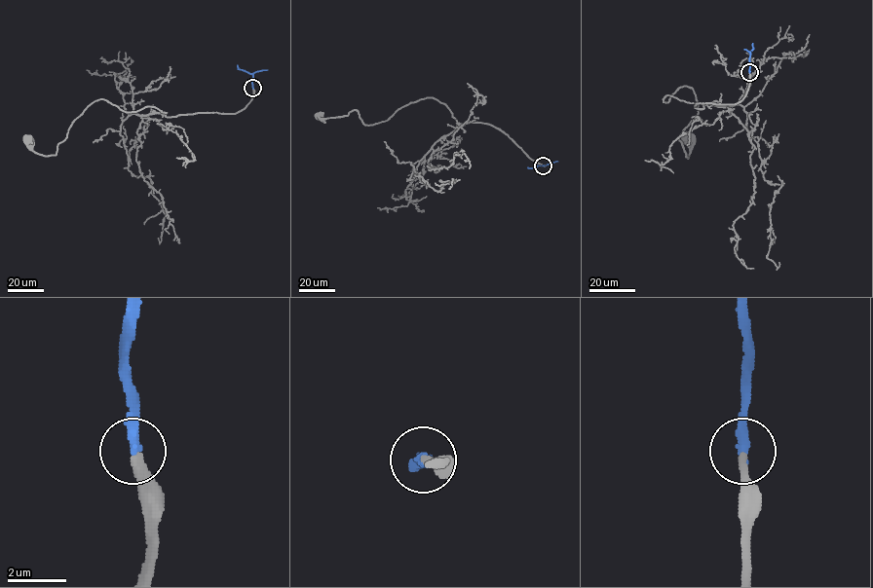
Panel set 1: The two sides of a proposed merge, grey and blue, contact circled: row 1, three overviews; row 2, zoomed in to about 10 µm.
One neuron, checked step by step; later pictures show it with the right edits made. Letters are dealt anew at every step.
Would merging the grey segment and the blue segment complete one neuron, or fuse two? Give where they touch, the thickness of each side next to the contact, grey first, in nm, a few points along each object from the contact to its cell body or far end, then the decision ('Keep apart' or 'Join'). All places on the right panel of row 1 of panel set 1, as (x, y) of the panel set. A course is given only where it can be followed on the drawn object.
Place: (749, 72). Thickness 320 nm (grey) against 340 nm. Course of grey: (749, 72), (734, 104), (666, 95), (693, 90), (698, 113), (679, 137), (688, 158), (686, 135). Course of blue: (749, 72), (753, 43). Join

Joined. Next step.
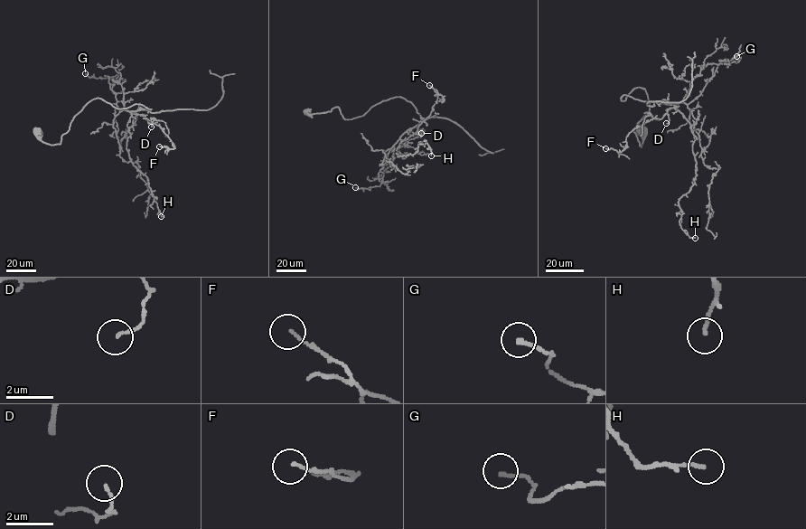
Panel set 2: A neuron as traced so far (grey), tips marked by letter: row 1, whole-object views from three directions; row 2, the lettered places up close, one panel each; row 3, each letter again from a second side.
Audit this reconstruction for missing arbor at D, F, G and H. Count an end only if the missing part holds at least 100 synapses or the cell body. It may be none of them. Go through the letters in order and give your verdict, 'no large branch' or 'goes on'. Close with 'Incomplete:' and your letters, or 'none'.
D: no large branch
F: no large branch
G: no large branch
H: no large branch
Incomplete: none

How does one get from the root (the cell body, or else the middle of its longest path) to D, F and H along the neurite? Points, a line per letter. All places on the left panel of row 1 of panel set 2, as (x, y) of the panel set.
D: (37, 130), (42, 141), (60, 144), (97, 98), (151, 109), (130, 111), (151, 127)
F: (37, 130), (60, 144), (100, 98), (151, 109), (130, 111), (174, 146), (159, 146)
H: (37, 130), (42, 141), (60, 144), (97, 98), (151, 109), (130, 111), (126, 149), (161, 216)

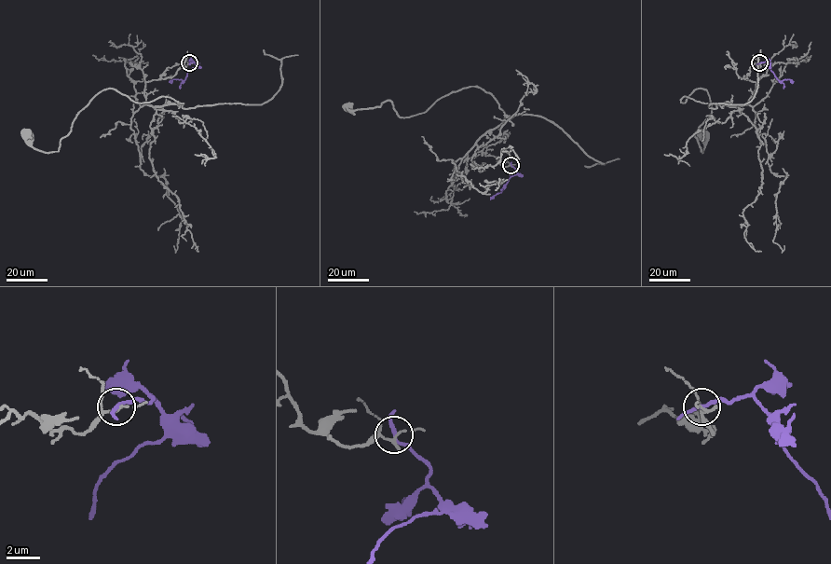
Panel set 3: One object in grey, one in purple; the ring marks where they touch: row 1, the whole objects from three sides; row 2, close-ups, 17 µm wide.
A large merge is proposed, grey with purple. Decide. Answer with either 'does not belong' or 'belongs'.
does not belong

